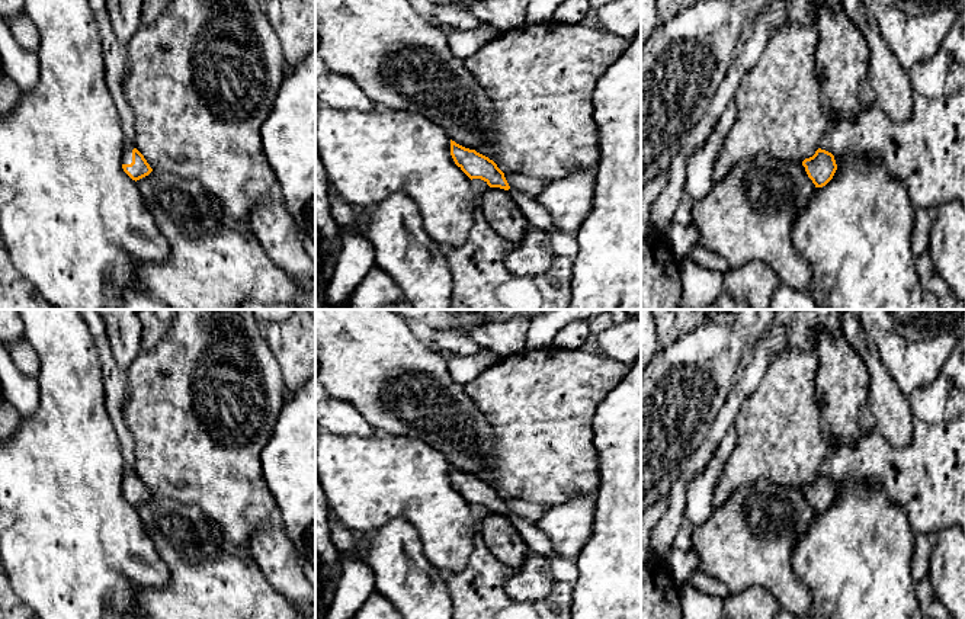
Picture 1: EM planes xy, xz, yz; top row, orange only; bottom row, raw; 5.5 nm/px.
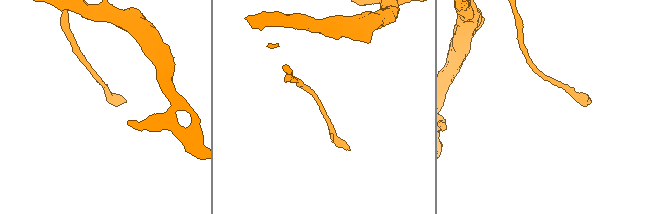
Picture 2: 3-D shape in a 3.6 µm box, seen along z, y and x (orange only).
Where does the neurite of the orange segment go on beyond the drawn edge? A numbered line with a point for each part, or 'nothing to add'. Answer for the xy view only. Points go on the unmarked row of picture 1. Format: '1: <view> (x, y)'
1: xy (127, 481)

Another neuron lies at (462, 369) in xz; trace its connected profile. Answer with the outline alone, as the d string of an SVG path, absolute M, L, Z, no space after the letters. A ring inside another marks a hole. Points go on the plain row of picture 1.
M481 350L477 355L458 356L442 353L448 362L448 369L453 381L465 385L485 372L488 368L500 363L501 357L491 350Z

